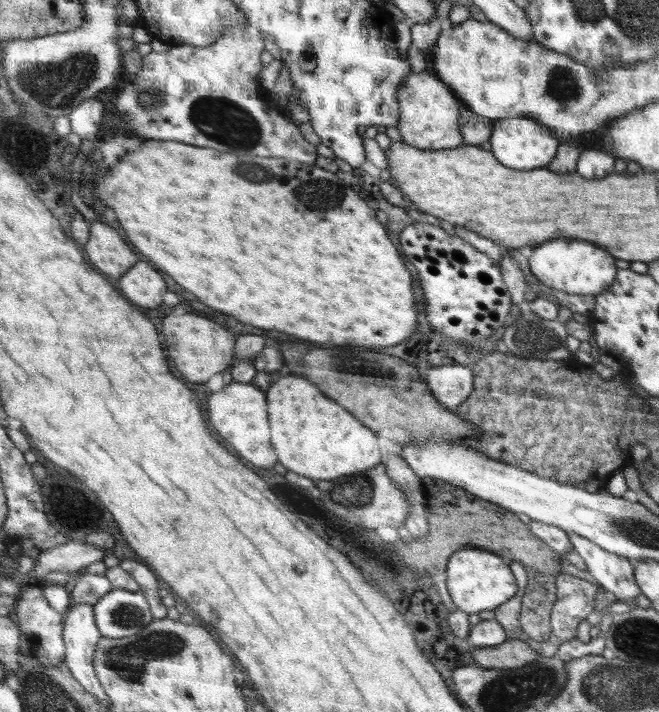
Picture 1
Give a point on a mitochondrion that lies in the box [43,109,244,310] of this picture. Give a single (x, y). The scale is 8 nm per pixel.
(112, 128)

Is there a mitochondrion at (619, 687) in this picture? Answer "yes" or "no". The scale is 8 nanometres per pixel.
yes

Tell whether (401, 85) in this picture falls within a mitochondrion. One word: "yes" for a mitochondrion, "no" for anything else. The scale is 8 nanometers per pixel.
no

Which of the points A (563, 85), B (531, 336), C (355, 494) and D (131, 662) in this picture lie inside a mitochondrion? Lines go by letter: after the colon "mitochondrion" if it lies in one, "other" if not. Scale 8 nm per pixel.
A: mitochondrion
B: mitochondrion
C: mitochondrion
D: mitochondrion

